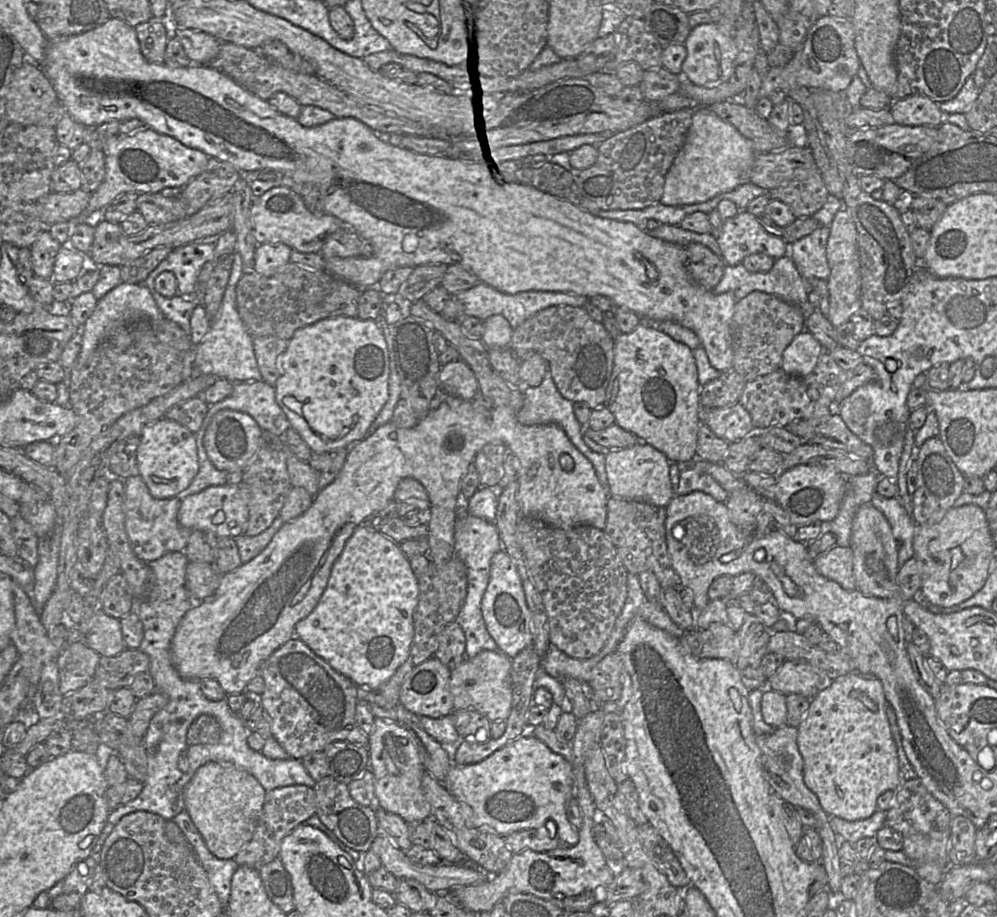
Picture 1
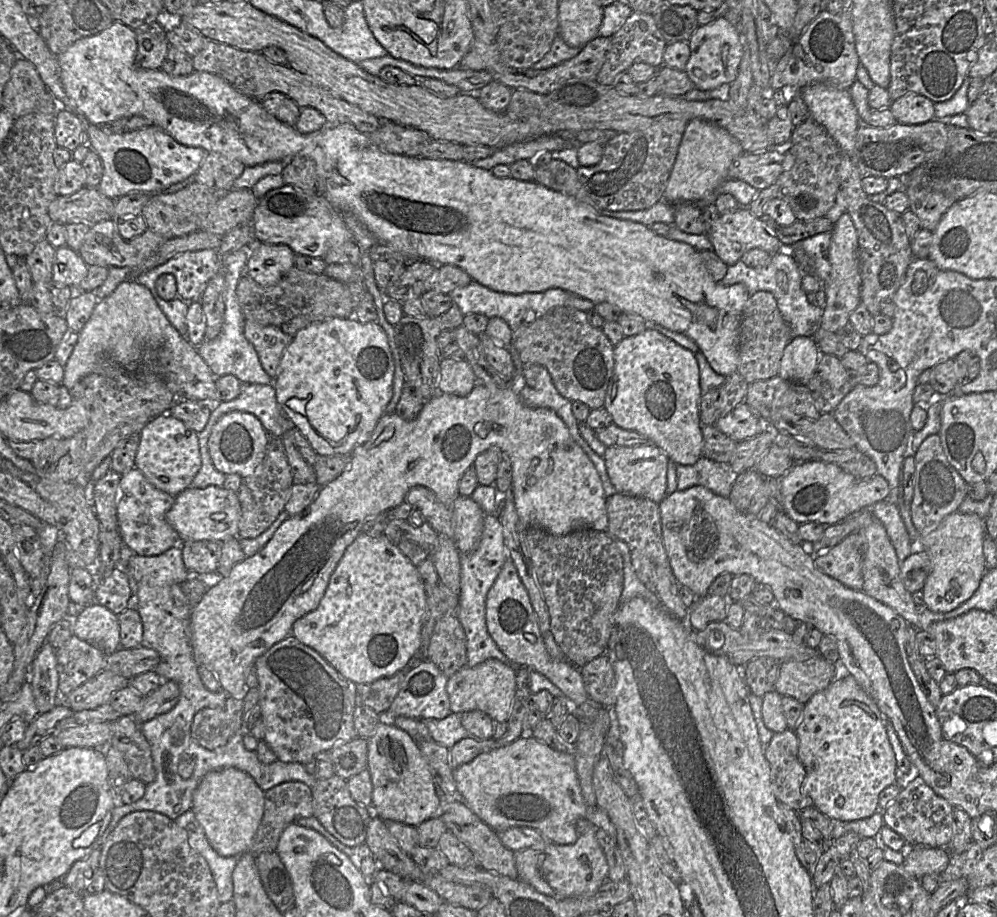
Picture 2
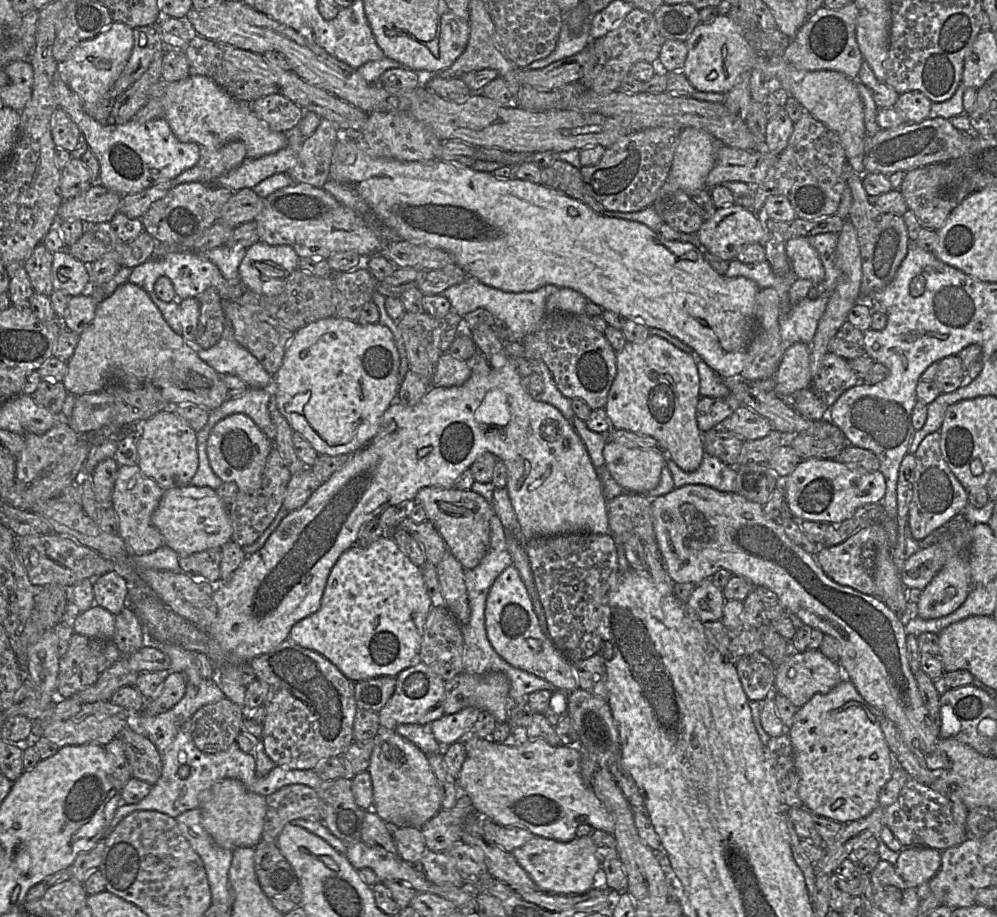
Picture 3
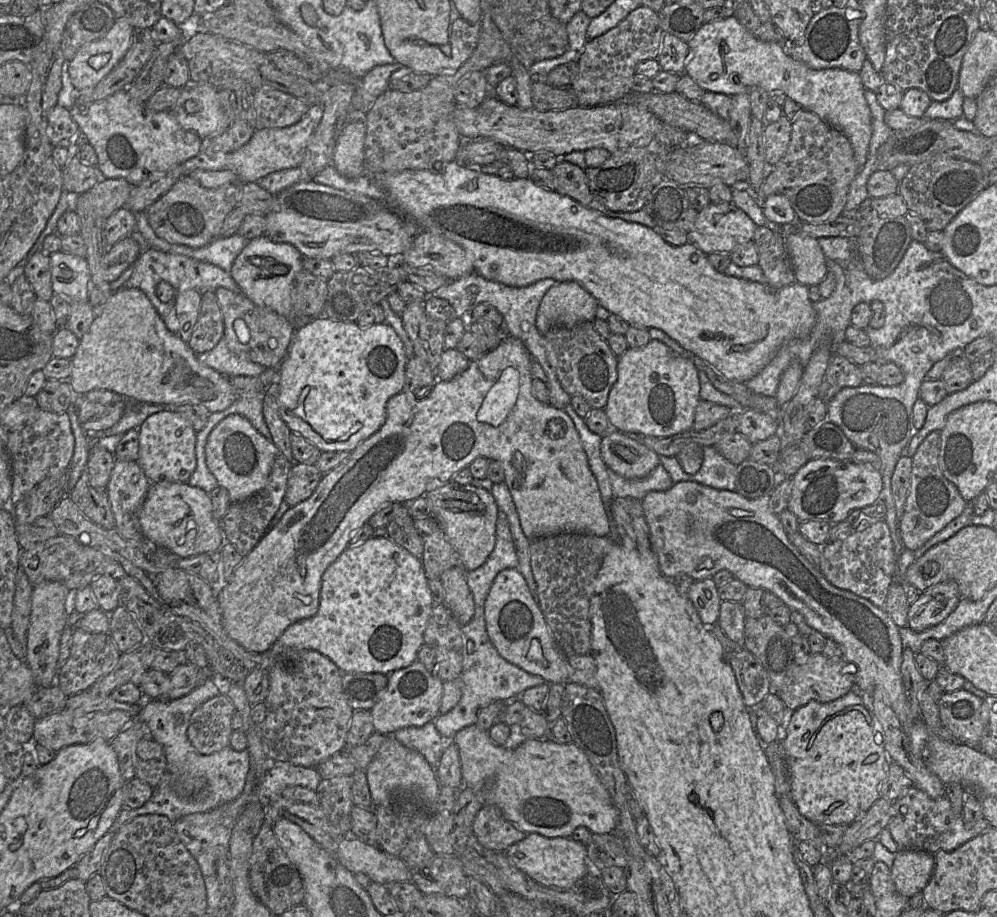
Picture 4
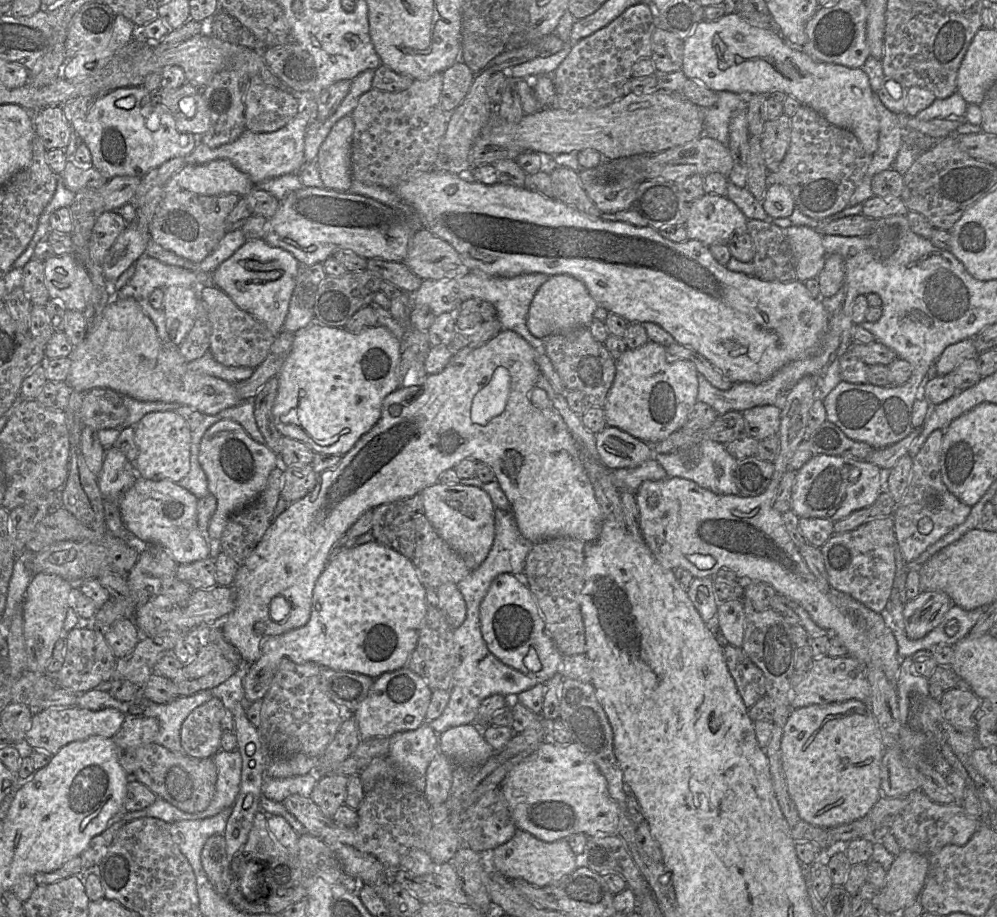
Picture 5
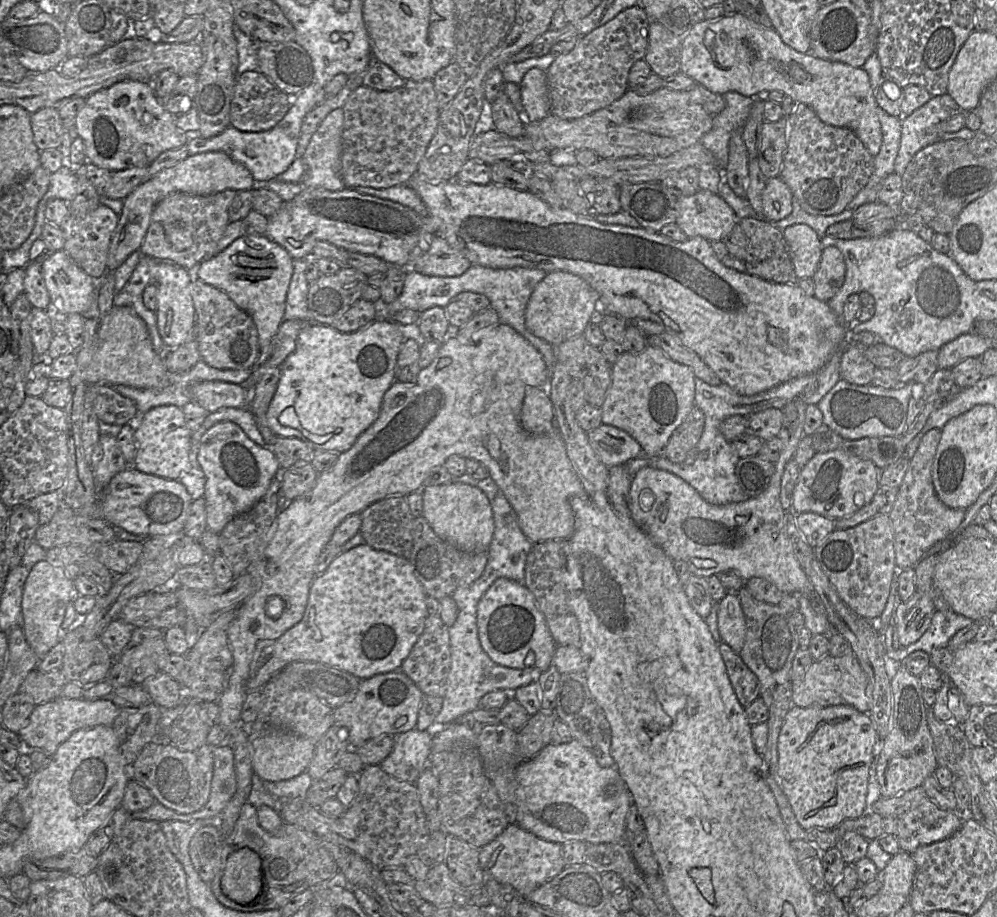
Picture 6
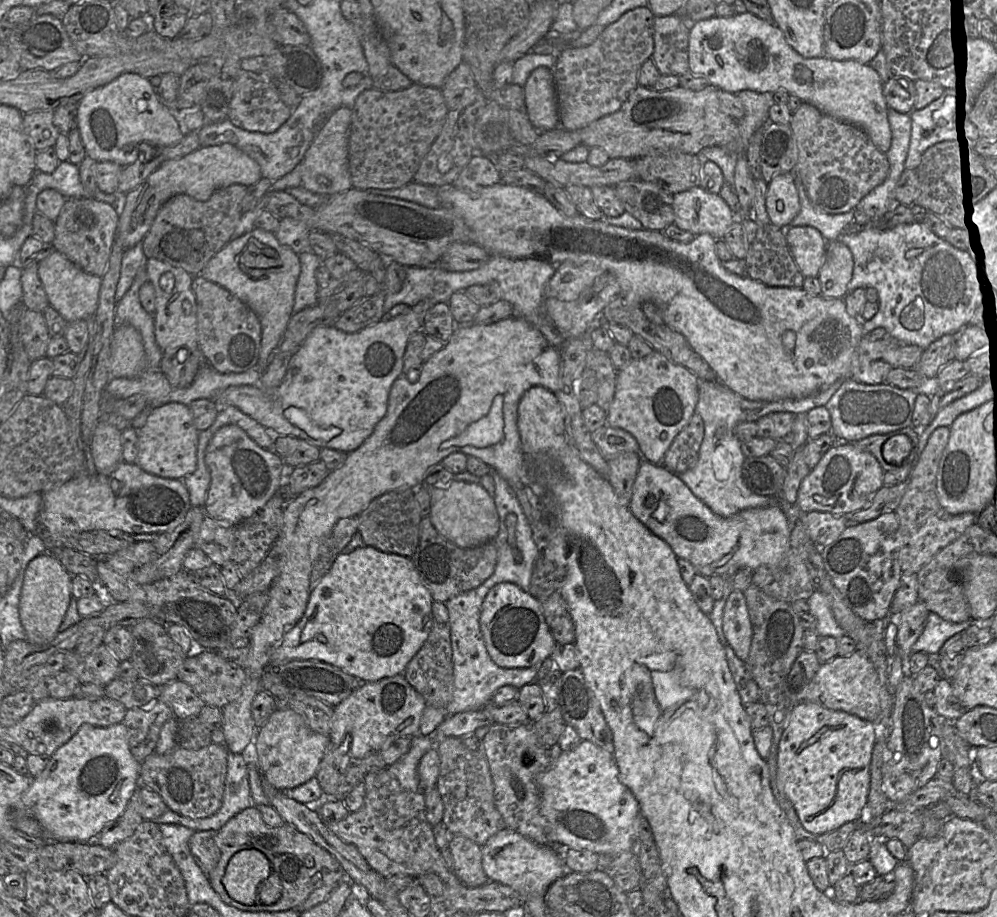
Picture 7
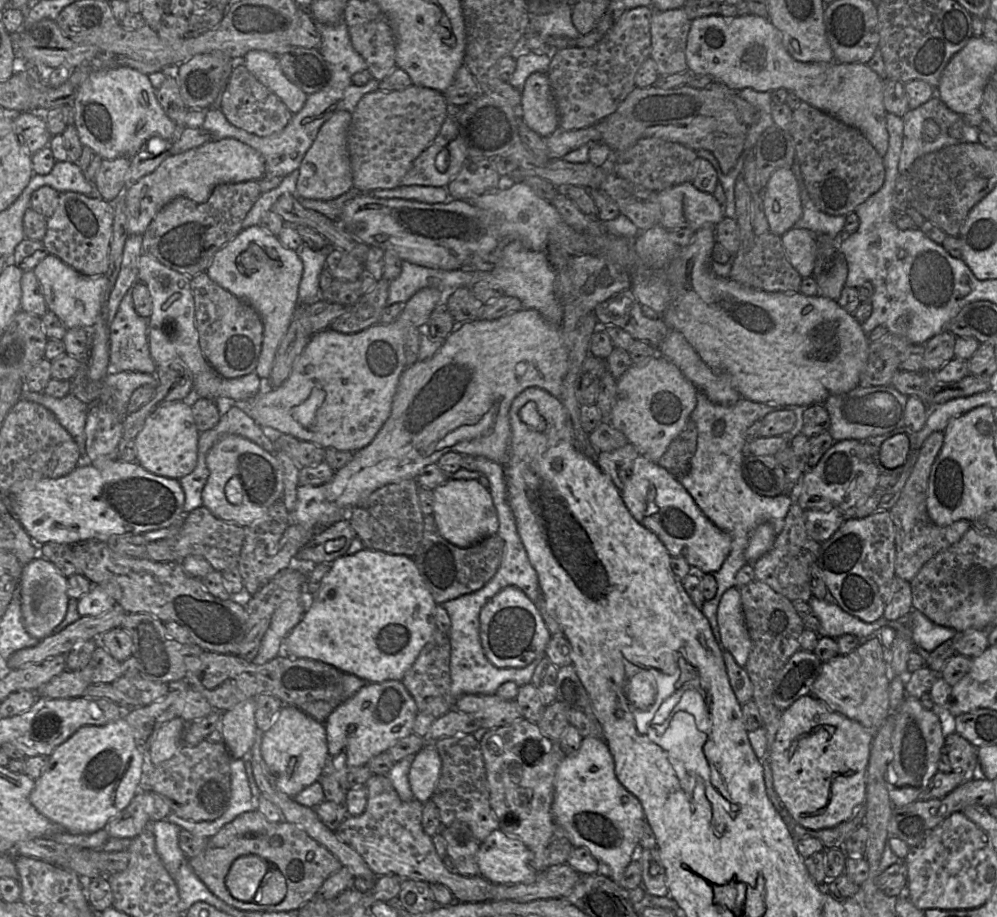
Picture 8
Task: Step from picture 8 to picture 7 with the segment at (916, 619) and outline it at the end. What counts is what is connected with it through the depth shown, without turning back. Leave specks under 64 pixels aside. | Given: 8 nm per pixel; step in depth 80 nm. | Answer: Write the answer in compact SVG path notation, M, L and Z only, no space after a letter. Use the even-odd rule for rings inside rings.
M929 613L925 627L919 638L912 645L911 651L913 653L924 652L925 654L937 654L950 637L964 631L972 623L973 620L952 623L943 620L935 613Z

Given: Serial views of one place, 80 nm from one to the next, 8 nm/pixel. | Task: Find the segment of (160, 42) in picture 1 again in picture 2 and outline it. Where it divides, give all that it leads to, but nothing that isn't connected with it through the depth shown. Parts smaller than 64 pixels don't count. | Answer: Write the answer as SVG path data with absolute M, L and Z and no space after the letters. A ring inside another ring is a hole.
M157 21L143 24L133 30L137 39L136 65L143 69L159 69L170 46L167 32Z

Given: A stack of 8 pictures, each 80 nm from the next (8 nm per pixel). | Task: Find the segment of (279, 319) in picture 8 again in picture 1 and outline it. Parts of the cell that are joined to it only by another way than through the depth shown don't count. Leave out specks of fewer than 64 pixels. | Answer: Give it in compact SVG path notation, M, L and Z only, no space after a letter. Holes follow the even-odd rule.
M284 243L258 244L252 271L270 277L290 262L292 249Z

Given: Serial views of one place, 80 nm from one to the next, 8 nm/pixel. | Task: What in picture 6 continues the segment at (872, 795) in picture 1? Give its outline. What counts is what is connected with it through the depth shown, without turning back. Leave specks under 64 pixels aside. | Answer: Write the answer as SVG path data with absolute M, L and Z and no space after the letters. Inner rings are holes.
M847 705L793 706L785 717L778 738L778 774L798 823L804 830L833 829L868 812L867 793L877 731L869 713Z

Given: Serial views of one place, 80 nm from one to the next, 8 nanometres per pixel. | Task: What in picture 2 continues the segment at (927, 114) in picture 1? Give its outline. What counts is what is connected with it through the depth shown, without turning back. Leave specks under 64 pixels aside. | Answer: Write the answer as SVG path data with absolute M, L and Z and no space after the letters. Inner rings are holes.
M913 92L893 101L890 110L897 123L902 124L923 124L935 118L934 102Z

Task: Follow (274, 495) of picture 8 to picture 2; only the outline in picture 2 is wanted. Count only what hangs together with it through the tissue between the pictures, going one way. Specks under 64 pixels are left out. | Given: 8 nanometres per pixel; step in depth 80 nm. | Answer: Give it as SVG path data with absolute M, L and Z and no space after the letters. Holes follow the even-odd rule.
M233 411L223 415L213 426L208 449L215 468L227 475L238 474L242 478L252 475L262 462L269 437L257 417L250 413Z

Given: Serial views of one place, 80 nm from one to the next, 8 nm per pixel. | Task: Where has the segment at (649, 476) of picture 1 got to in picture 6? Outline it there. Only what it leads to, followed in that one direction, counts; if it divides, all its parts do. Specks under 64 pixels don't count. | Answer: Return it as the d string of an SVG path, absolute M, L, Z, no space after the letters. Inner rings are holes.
M601 424L590 431L588 437L594 453L608 468L643 455L640 444L632 436L609 424Z

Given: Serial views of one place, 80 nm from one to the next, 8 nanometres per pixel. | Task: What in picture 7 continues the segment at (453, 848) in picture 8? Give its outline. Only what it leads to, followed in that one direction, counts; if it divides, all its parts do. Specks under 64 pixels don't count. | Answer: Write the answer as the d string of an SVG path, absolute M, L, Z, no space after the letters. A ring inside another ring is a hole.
M452 835L448 843L453 873L468 887L479 887L490 881L482 867L481 847L470 839Z

